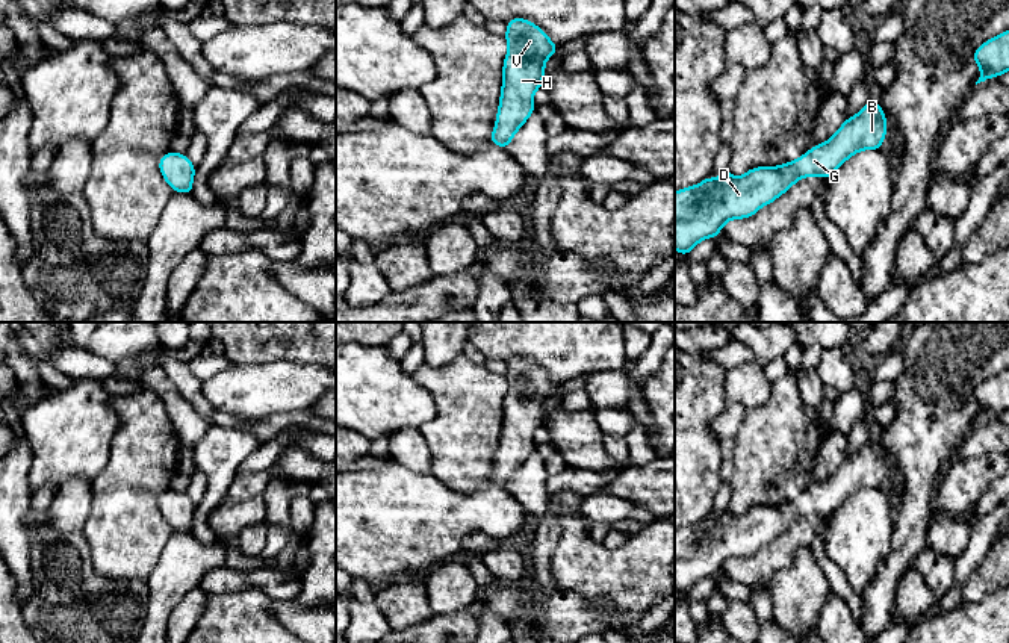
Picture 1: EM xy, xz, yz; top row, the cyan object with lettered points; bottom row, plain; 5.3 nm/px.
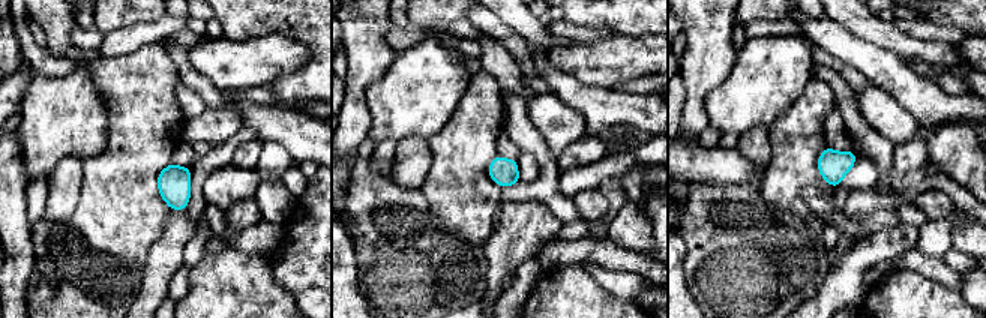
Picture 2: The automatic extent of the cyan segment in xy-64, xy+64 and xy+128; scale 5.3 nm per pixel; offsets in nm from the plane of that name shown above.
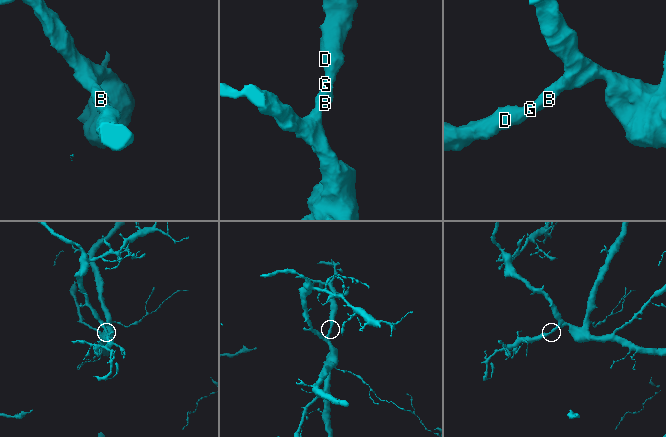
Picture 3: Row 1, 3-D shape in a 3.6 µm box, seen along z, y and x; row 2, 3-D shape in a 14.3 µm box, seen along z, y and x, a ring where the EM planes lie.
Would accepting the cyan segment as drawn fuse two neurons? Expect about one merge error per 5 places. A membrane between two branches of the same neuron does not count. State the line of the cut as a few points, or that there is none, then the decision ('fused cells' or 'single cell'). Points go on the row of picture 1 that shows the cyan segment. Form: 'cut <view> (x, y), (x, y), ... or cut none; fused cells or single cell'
cut none; single cell

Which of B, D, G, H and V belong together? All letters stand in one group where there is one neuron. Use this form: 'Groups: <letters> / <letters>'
Groups: B D G H V

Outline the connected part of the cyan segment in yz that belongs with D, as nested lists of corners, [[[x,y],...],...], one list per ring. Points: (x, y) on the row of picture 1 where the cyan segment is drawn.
[[[874,97],[832,138],[793,162],[752,168],[738,179],[725,169],[719,179],[676,191],[675,250],[687,256],[702,239],[717,238],[728,221],[753,216],[800,179],[827,179],[858,151],[879,150],[885,135],[886,116]]]

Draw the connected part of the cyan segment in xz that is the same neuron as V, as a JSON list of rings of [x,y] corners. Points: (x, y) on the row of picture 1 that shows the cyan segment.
[[[507,21],[508,51],[502,67],[499,109],[490,142],[507,150],[513,136],[534,112],[534,92],[543,86],[545,64],[558,50],[532,21]]]

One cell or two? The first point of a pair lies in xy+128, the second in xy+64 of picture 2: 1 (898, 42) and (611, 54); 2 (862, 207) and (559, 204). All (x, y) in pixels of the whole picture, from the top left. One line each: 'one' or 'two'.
1: two
2: two

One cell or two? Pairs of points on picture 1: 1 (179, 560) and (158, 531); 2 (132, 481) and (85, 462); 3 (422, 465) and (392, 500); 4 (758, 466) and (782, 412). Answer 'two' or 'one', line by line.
1: two
2: two
3: two
4: one

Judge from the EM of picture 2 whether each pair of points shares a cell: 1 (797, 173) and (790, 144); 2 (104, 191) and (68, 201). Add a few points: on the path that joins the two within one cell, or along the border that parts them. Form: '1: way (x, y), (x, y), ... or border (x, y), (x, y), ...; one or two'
1: way (794, 165), (794, 152); one
2: border (84, 164), (80, 200), (69, 219); two

